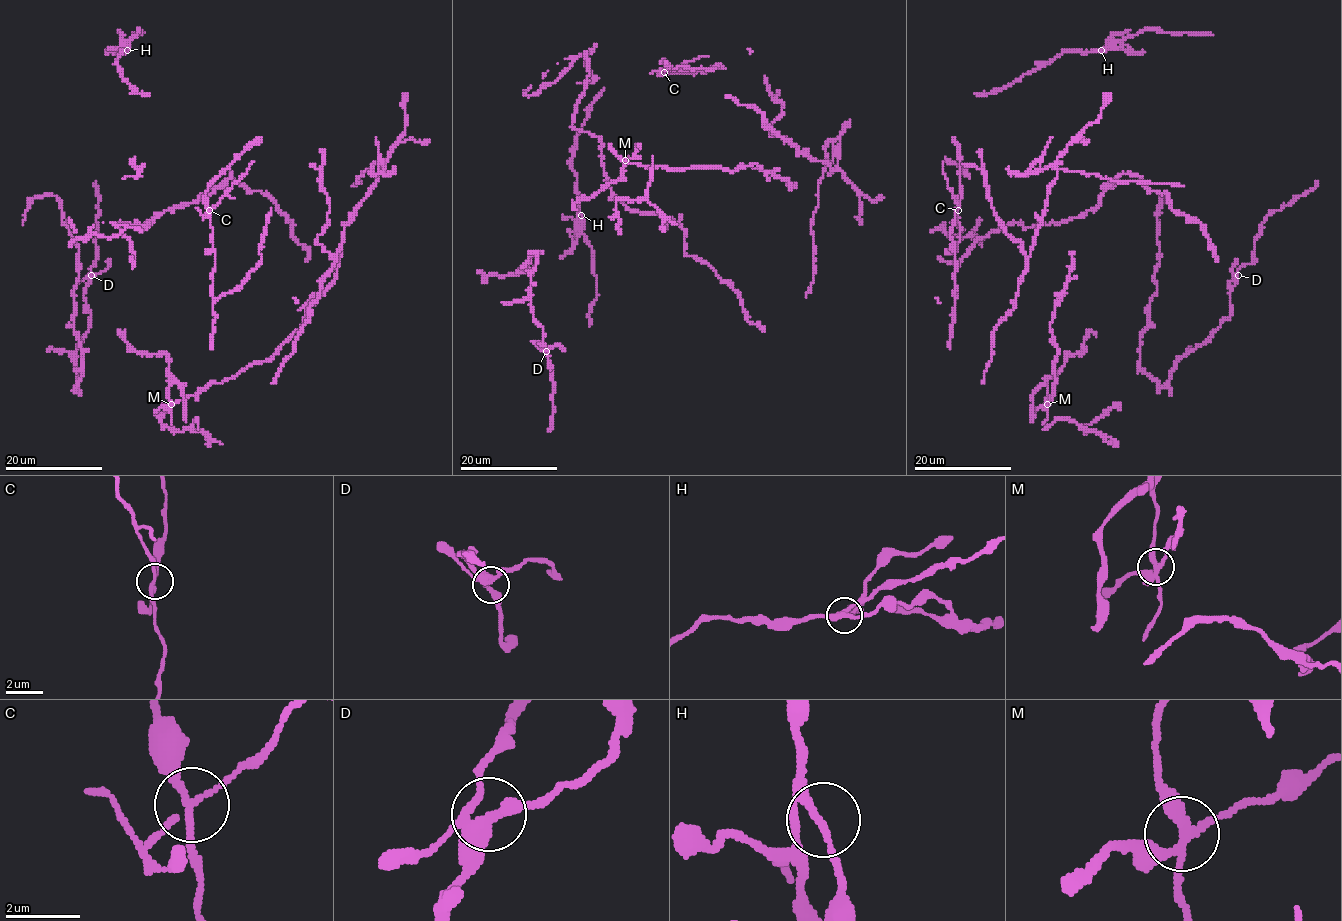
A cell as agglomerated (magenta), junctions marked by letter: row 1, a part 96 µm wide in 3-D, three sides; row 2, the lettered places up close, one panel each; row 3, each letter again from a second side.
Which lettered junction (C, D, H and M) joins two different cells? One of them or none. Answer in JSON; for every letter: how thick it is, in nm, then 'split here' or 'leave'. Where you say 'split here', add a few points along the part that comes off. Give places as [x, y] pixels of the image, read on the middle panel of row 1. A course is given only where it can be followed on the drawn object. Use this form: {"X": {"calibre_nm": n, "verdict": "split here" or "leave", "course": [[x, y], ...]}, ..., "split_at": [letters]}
{"C": {"calibre_nm": 170, "verdict": "split here", "course": [[664, 71], [707, 57]]}, "D": {"calibre_nm": 320, "verdict": "leave"}, "H": {"calibre_nm": 190, "verdict": "leave"}, "M": {"calibre_nm": 240, "verdict": "leave"}, "split_at": ["C"]}

